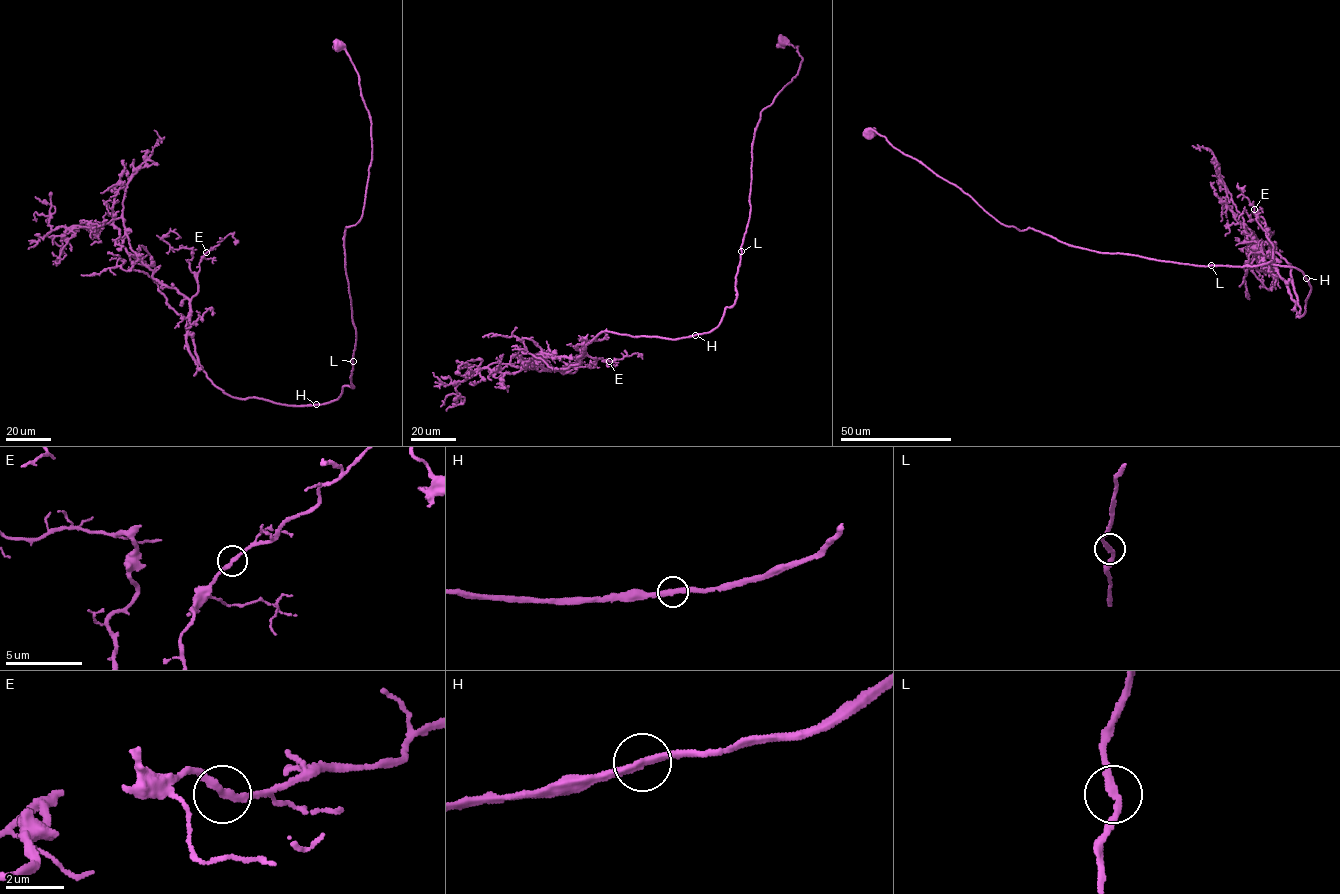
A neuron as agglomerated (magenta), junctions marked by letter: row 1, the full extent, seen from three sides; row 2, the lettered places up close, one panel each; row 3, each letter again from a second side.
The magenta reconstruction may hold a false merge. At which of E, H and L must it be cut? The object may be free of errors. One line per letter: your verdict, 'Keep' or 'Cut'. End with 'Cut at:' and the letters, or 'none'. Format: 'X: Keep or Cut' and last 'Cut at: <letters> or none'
E: Keep
H: Keep
L: Keep
Cut at: none

